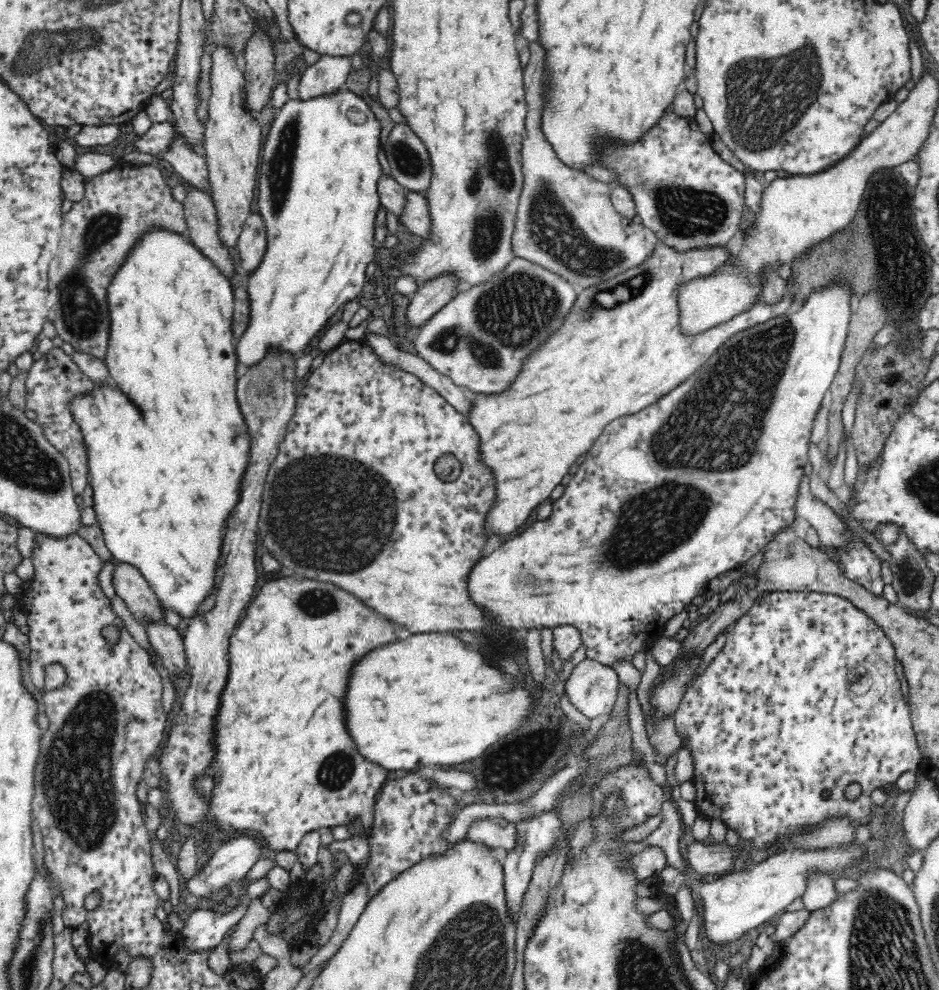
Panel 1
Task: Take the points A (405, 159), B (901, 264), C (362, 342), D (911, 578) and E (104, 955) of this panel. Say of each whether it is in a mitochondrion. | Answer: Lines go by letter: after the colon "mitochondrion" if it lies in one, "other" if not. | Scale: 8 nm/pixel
A: mitochondrion
B: mitochondrion
C: other
D: mitochondrion
E: other

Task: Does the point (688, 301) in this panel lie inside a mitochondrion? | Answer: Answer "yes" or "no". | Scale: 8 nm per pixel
no

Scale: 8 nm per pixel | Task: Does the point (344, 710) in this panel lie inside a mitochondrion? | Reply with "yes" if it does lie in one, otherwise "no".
no

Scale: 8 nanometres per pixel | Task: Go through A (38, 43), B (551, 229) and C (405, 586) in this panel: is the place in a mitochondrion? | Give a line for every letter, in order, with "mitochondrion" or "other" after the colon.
A: mitochondrion
B: mitochondrion
C: other

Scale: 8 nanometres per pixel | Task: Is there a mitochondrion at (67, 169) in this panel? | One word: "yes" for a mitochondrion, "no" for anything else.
no

